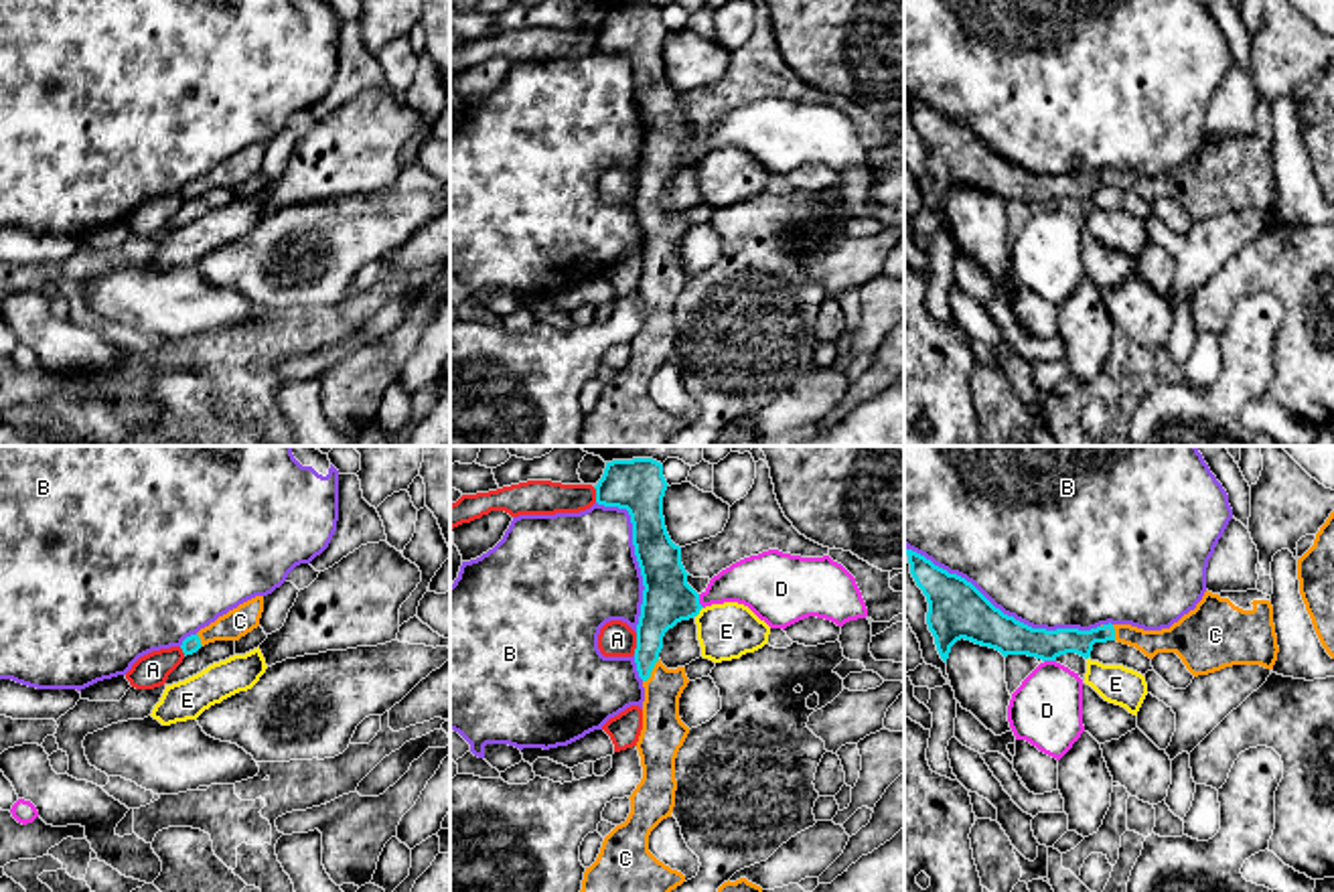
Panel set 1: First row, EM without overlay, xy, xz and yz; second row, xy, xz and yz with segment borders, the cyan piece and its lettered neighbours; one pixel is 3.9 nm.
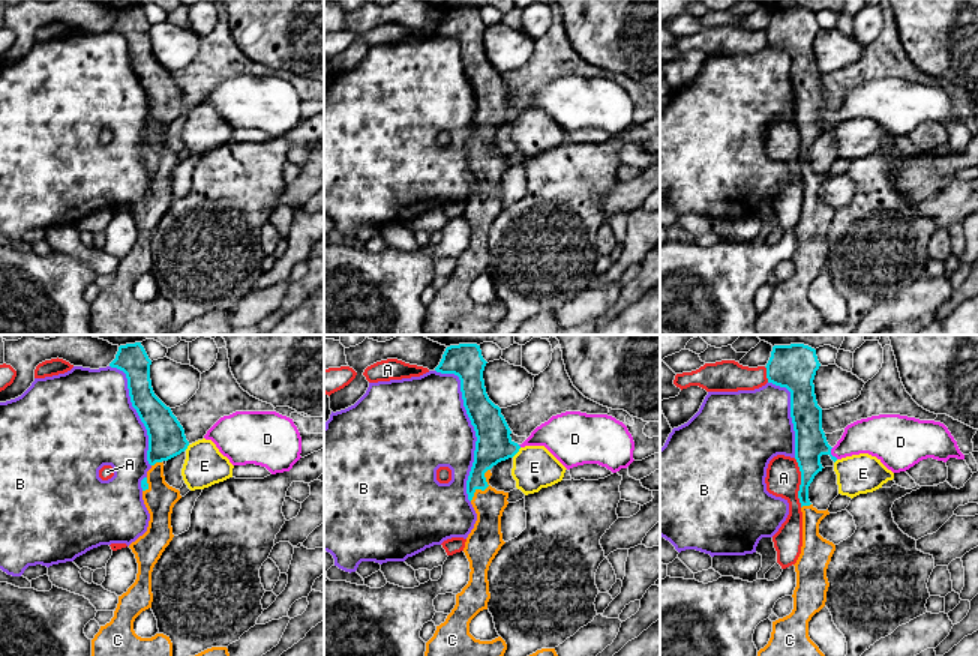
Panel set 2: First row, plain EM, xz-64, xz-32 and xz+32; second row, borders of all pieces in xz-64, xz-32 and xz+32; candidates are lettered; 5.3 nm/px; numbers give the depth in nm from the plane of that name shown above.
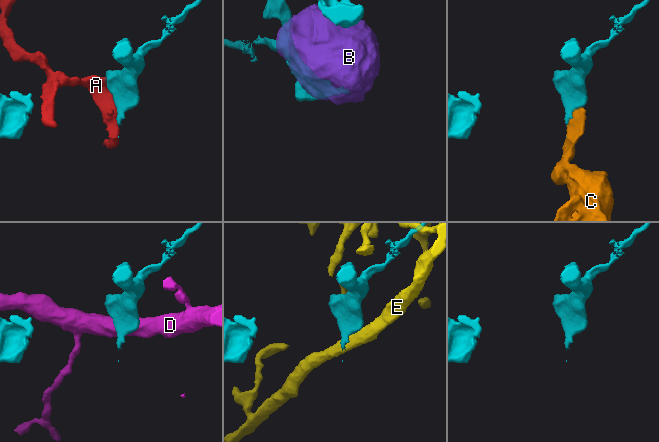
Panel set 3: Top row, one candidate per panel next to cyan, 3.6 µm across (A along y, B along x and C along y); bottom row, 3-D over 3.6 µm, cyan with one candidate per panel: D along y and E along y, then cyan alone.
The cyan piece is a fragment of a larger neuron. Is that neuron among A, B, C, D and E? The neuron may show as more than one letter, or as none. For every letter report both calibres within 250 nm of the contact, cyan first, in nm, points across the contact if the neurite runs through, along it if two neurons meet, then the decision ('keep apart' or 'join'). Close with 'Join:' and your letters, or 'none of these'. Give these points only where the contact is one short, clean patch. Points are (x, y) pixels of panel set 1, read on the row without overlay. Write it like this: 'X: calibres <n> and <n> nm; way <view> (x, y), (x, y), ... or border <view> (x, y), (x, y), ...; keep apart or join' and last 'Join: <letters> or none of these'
A: calibres 200 and 140 nm; keep apart
B: calibres 220 and 480 nm; keep apart
C: calibres 170 and 160 nm; join
D: calibres 200 and 200 nm; border xz (698, 140), (704, 153); keep apart
E: calibres 200 and 220 nm; keep apart
Join: C

